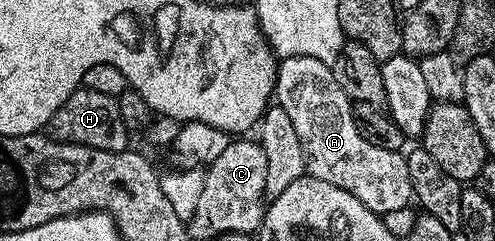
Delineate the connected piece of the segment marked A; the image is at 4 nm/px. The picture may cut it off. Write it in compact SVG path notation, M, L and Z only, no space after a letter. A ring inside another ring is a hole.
M314 56L279 59L274 102L290 116L294 132L302 140L304 164L311 177L358 196L366 208L381 216L413 201L407 157L399 150L378 148L378 144L370 144L362 136L352 115L354 103L334 80L329 63L314 60Z

